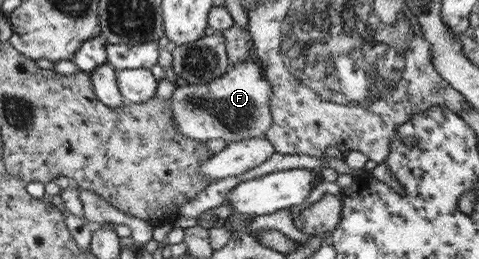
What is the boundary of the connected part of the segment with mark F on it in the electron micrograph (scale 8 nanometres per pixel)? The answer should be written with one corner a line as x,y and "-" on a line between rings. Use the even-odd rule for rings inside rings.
247,59
232,64
213,80
197,84
179,83
170,96
170,114
176,130
188,139
224,140
226,143
263,136
272,124
268,106
270,84
257,62

